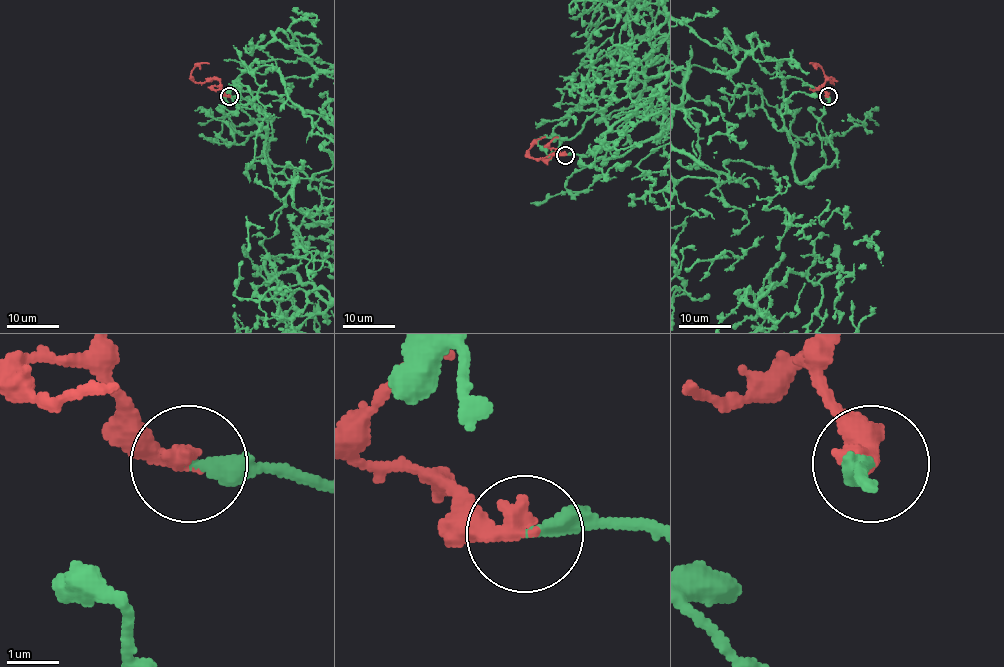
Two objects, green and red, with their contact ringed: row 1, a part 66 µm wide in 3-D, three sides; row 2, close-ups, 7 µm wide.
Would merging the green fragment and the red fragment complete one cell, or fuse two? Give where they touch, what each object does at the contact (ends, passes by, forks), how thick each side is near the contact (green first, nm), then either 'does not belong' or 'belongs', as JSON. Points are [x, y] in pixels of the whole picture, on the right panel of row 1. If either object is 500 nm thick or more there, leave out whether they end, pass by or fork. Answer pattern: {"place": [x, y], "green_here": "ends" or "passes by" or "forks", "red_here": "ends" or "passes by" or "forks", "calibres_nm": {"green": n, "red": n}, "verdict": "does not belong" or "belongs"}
{"place": [828, 96], "green_here": "ends", "red_here": "ends", "calibres_nm": {"green": 320, "red": 420}, "verdict": "belongs"}

